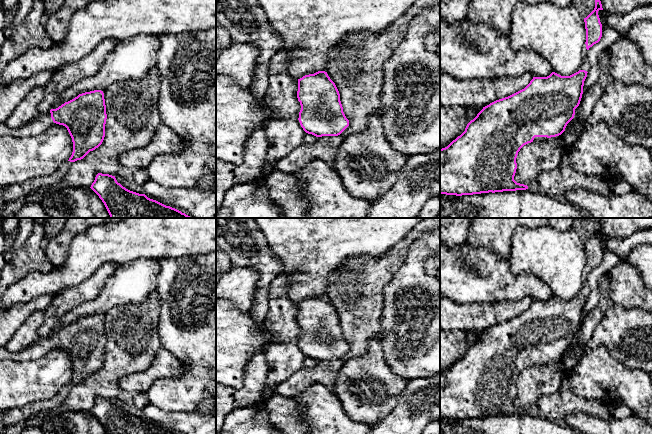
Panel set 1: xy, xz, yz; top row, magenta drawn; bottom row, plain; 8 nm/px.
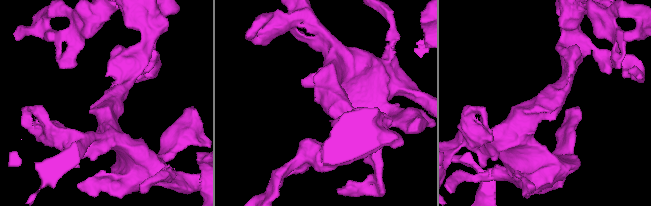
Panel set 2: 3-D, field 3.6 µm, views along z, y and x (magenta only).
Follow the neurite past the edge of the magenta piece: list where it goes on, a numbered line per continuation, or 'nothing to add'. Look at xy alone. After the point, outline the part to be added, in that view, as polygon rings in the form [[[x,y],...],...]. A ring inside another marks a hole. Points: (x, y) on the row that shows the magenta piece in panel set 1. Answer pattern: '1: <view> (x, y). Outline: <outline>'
1: xy (38, 125). Outline: [[[51,113],[39,114],[36,118],[20,128],[10,128],[0,122],[0,136],[28,137],[43,133],[49,127],[56,125],[51,118]]]

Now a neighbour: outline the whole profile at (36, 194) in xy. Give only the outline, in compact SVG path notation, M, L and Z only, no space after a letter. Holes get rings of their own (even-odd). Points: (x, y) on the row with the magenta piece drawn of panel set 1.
M40 187L31 193L31 199L39 199L44 194L50 192L52 187Z

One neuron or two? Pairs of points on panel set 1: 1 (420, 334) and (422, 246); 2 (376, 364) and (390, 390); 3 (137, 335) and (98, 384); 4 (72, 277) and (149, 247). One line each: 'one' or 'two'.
1: one
2: one
3: one
4: one

